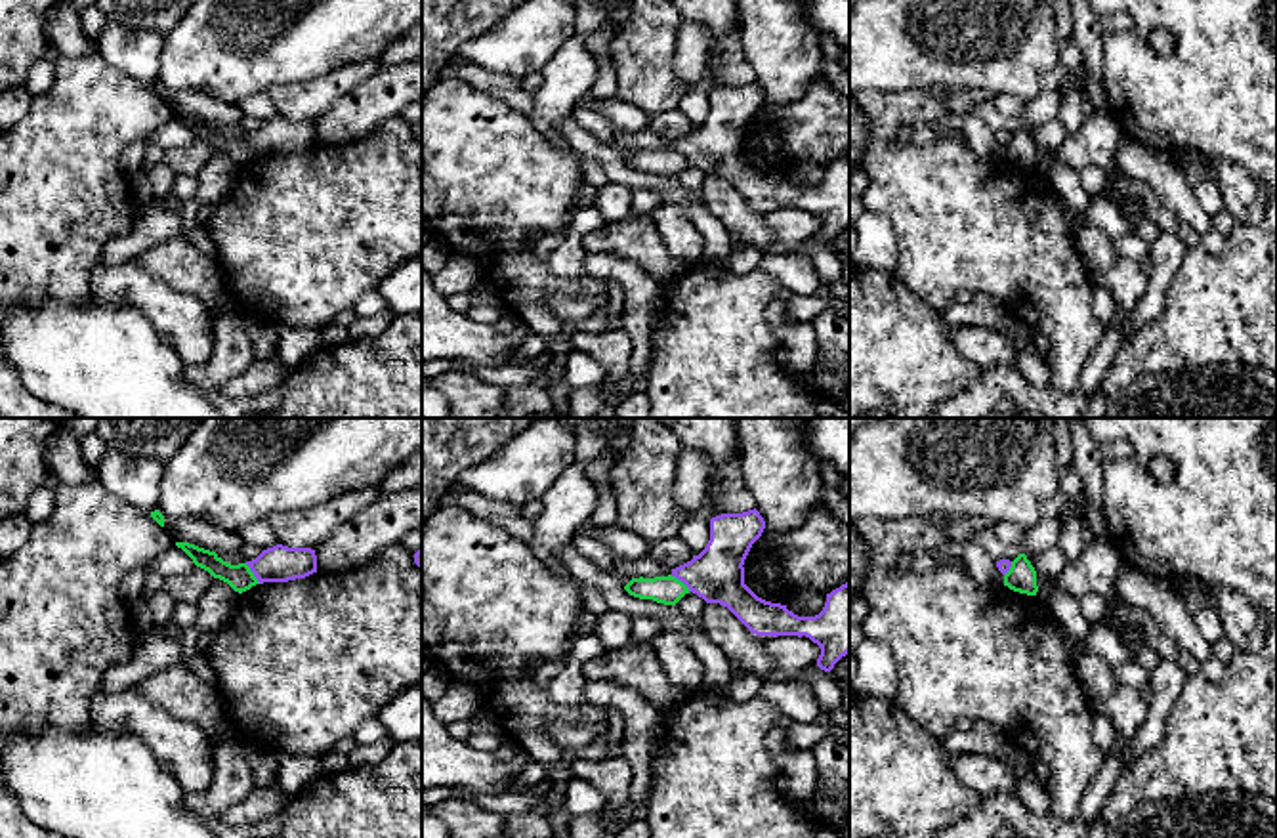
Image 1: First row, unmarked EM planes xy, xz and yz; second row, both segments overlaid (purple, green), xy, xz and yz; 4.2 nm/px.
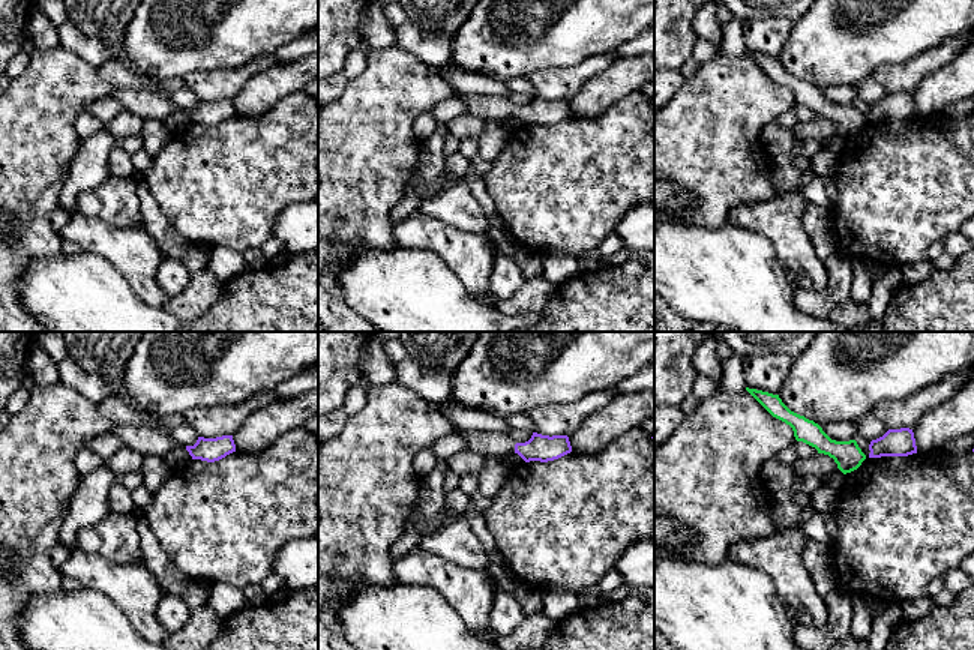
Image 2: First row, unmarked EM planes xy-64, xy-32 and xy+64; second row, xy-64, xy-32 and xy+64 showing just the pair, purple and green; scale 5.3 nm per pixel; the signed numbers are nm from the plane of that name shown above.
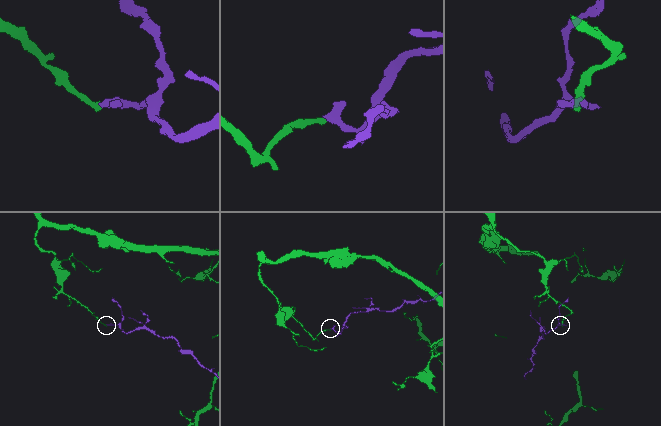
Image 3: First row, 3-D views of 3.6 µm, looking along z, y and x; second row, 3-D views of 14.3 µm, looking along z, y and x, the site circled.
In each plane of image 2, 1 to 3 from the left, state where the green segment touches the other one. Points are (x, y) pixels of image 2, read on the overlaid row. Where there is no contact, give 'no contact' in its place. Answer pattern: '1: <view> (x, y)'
1: no contact
2: no contact
3: no contact

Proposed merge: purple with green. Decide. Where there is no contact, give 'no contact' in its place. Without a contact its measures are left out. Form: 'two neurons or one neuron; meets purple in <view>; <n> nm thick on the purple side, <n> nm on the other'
two neurons; meets purple in xy; 160 nm thick on the purple side, 110 nm on the other

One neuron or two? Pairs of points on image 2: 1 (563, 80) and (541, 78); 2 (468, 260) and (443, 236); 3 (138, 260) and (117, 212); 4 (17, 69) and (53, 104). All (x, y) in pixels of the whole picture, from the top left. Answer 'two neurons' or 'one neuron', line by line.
1: one neuron
2: one neuron
3: two neurons
4: two neurons

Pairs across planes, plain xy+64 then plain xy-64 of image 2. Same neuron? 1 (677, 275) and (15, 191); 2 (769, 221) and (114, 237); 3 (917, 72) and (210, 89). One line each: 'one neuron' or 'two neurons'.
1: two neurons
2: one neuron
3: one neuron

